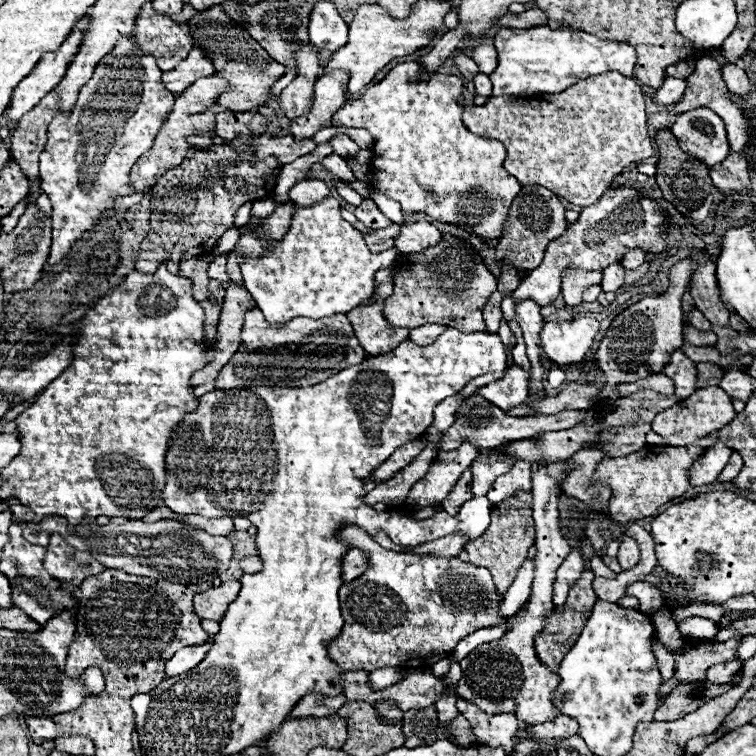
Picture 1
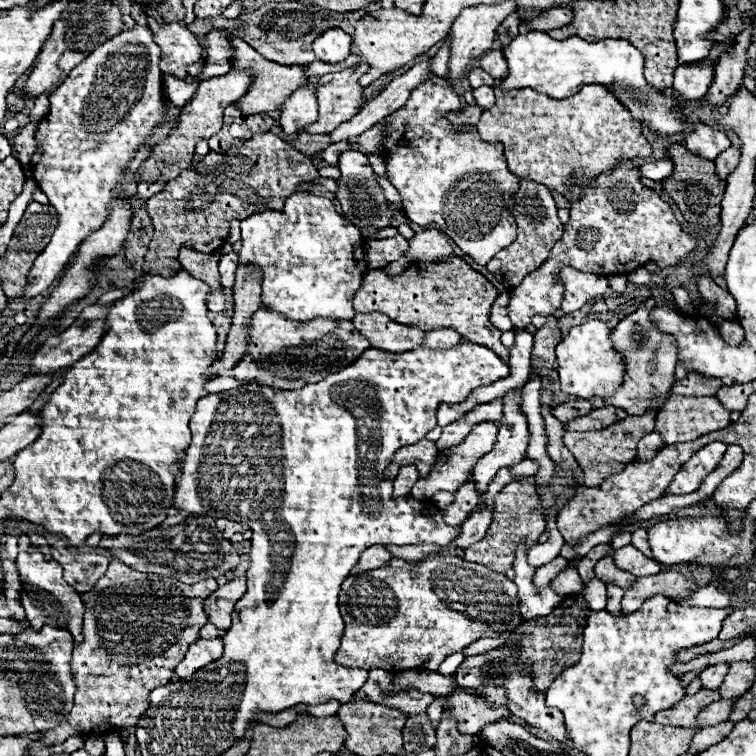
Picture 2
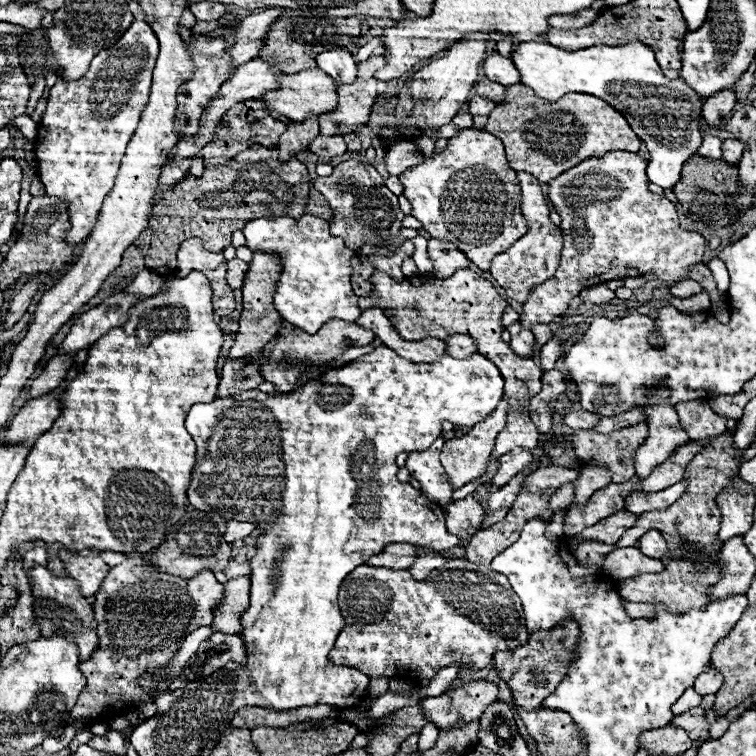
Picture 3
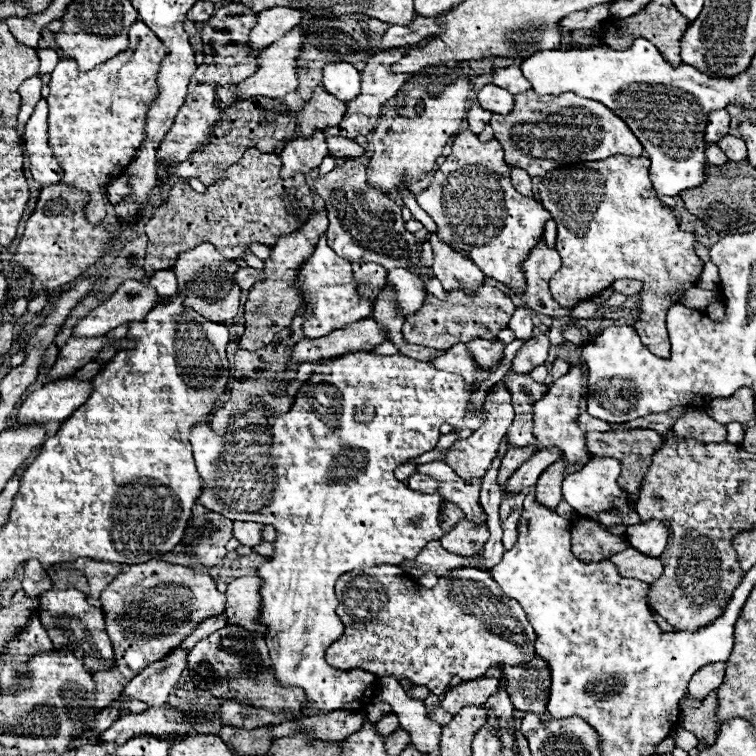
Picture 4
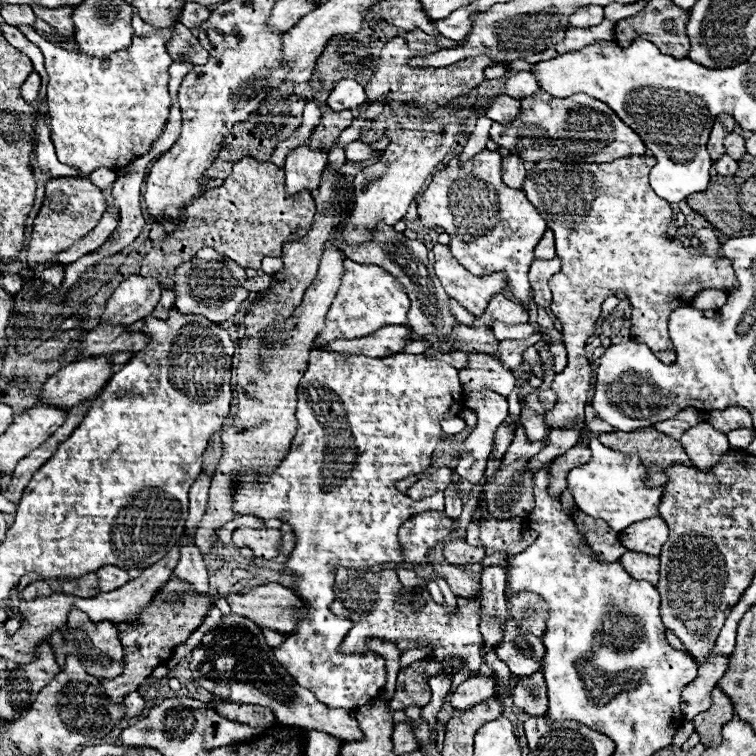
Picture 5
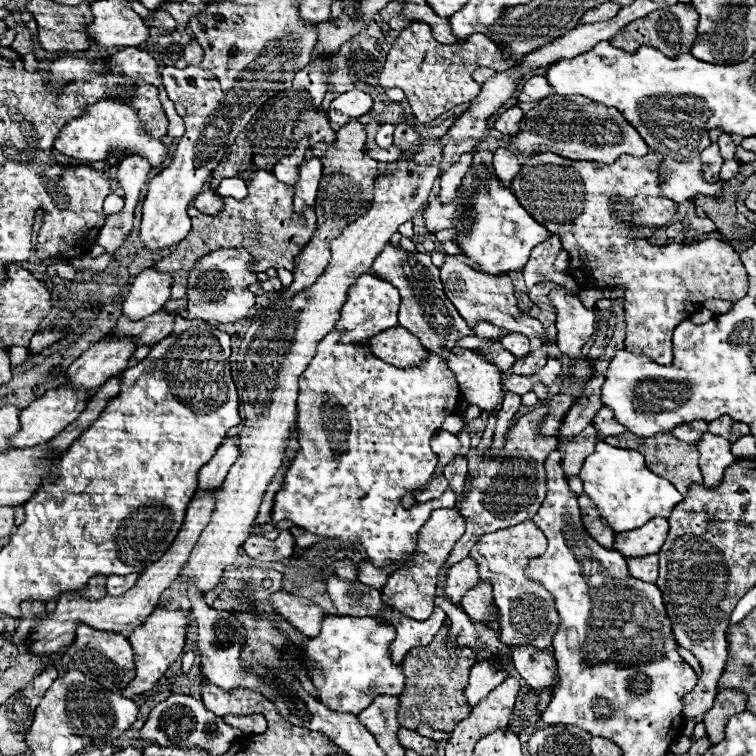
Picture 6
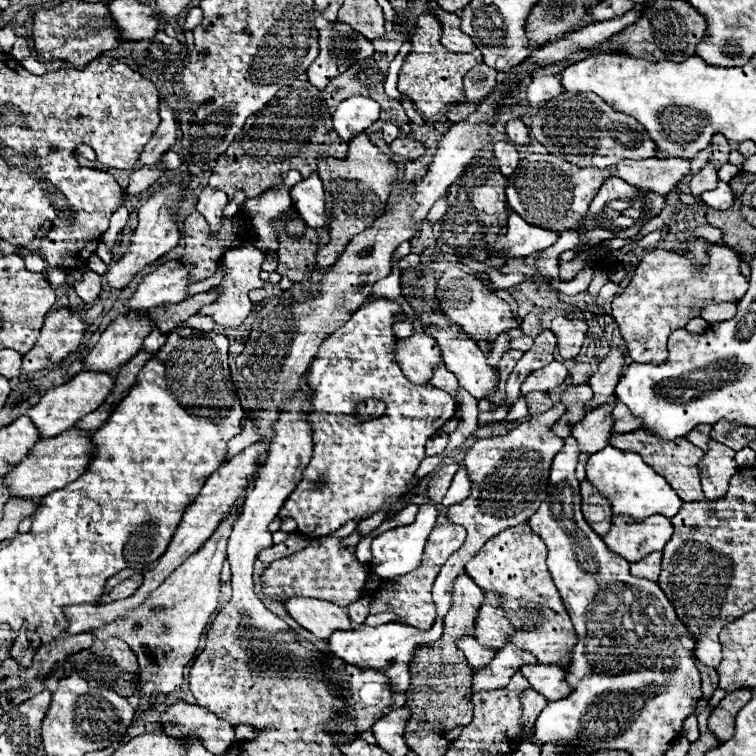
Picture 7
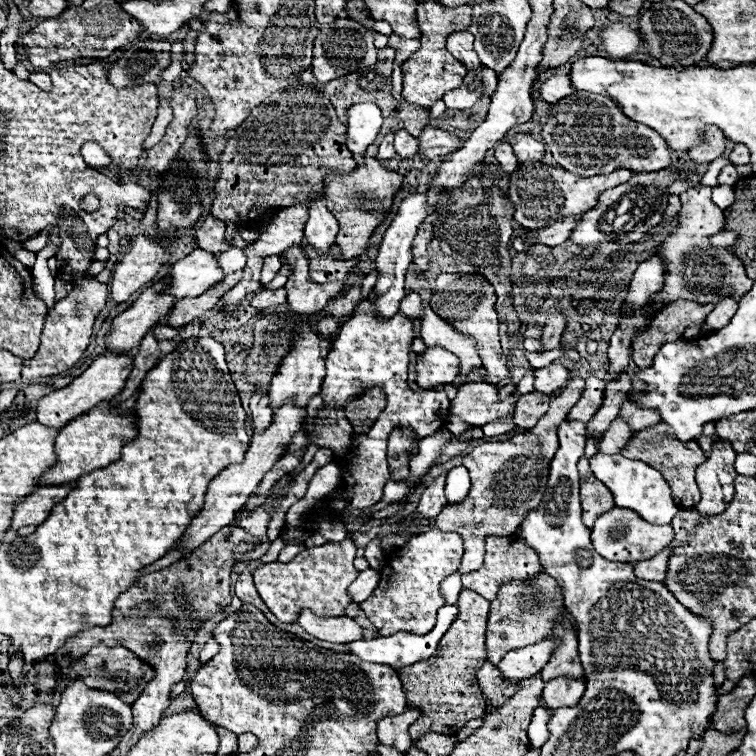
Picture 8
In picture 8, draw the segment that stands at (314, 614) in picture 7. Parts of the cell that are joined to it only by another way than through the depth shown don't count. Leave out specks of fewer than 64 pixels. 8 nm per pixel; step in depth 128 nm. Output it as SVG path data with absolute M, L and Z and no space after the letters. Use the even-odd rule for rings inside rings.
M302 610L298 616L298 624L314 638L332 642L332 644L348 644L350 640L362 640L362 628L348 616L334 618L318 618L310 610Z

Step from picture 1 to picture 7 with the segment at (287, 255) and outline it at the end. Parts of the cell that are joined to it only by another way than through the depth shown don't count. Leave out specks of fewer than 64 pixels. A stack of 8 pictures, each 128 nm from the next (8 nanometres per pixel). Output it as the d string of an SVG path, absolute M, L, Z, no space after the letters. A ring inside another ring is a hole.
M368 298L368 304L362 304L360 310L352 314L352 318L338 328L324 344L320 346L310 372L308 372L308 382L310 382L310 400L314 410L308 416L308 422L314 430L314 452L312 460L306 466L302 480L298 488L290 494L290 498L284 502L278 518L292 518L298 522L298 530L306 536L328 536L330 532L340 530L348 520L356 520L366 514L374 514L382 510L388 504L388 514L394 516L398 514L404 504L400 492L412 482L420 462L424 460L424 444L430 436L434 436L446 420L454 416L456 402L448 392L442 390L432 390L430 386L416 386L412 384L402 372L394 356L396 348L396 334L394 334L394 324L402 322L396 318L400 314L402 306L392 300L374 300ZM366 398L376 398L382 400L388 408L380 418L358 422L352 416L354 404L366 400ZM460 465L452 479L452 484L450 484L450 488L448 488L448 494L444 497L442 504L445 506L451 506L459 503L468 496L468 492L470 492L468 472L464 466ZM322 474L326 474L326 482L322 490L314 490L314 480L318 480ZM424 504L424 506L420 506L420 512L418 512L414 524L398 526L398 528L392 528L392 530L376 536L372 540L372 564L370 564L372 572L378 574L380 578L392 578L392 576L406 574L408 570L414 570L416 564L420 562L420 554L424 550L428 532L434 528L436 518L438 518L436 506L434 504ZM436 620L436 624L422 632L418 628L412 626L404 626L398 622L388 622L382 626L366 626L362 624L356 630L348 630L348 632L334 632L332 638L328 640L330 652L338 658L342 658L348 664L356 664L360 668L374 668L382 674L386 674L392 680L392 688L394 692L406 692L406 688L410 686L410 674L408 674L408 664L414 656L414 652L420 646L434 646L438 642L438 638L442 636L442 626L444 620Z

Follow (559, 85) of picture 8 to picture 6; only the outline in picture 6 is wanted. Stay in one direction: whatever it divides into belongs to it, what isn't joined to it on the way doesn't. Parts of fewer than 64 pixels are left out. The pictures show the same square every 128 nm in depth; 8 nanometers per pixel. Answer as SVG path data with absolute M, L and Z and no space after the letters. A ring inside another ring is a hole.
M532 76L520 86L518 100L520 102L538 102L550 94L552 94L552 86L548 84L546 76Z

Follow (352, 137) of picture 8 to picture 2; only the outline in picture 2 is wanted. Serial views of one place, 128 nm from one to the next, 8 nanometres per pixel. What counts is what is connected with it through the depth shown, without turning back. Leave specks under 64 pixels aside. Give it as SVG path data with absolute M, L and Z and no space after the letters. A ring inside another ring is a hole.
M334 28L320 34L314 40L312 50L318 60L328 64L340 64L350 56L350 44L352 44L352 38L346 32Z

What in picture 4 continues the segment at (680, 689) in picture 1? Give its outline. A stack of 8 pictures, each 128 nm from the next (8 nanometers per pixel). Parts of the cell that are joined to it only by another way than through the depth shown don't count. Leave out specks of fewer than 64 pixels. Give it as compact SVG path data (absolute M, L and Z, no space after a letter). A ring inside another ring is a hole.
M710 692L700 708L688 708L680 714L680 726L688 732L692 732L698 740L704 740L708 746L712 746L718 738L718 692Z

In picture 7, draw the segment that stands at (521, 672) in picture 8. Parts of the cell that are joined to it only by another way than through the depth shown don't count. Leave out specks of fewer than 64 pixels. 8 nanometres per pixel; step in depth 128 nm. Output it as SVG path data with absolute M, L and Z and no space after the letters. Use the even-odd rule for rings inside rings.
M506 644L500 652L496 652L494 660L478 670L472 680L472 690L482 692L482 690L496 690L504 688L508 680L524 666L524 664L536 664L536 656L532 652L526 652L522 648L516 648L514 644Z

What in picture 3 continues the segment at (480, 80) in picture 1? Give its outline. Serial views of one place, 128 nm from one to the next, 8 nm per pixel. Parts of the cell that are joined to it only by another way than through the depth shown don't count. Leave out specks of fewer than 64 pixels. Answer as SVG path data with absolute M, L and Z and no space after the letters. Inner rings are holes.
M474 96L470 102L468 102L468 110L472 116L486 116L488 112L492 112L492 108L496 106L494 102L490 102L488 98L482 98L482 96Z

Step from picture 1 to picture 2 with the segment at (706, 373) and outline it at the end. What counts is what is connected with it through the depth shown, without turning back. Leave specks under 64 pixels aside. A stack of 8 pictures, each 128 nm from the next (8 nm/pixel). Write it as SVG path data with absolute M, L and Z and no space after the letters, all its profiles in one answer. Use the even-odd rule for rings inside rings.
M688 374L688 378L680 380L674 384L672 394L686 394L686 396L714 396L718 392L718 388L722 386L720 380L712 380L712 378L698 378L696 374ZM628 416L626 420L620 420L604 430L590 430L590 432L566 432L564 444L566 448L576 456L580 468L586 476L586 486L600 486L610 474L622 472L624 466L628 466L636 458L636 444L654 430L654 416Z

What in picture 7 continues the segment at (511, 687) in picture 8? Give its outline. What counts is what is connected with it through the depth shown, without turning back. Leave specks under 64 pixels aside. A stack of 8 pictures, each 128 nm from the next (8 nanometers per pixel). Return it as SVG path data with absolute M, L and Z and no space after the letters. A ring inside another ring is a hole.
M462 638L462 640L458 640L458 646L460 646L460 650L464 652L464 656L466 656L466 660L468 660L468 664L472 666L472 670L476 672L476 670L480 670L480 668L484 668L484 666L488 666L490 662L492 662L492 656L494 656L494 652L492 650L488 650L488 648L484 648L484 646L480 646L476 640L472 640L472 638Z

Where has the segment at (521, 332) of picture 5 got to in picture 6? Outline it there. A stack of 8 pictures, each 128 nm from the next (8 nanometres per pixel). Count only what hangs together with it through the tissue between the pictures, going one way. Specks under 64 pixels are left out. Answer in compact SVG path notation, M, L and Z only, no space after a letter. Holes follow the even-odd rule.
M480 322L476 328L474 328L474 334L476 336L480 336L480 338L502 338L506 332L502 330L502 328L498 328L498 326L492 326L492 324L488 324L488 322Z

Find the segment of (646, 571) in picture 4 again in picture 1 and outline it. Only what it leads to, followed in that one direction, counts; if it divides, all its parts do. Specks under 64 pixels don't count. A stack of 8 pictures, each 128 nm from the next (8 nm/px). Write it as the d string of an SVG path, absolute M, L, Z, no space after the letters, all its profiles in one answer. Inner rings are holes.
M622 536L622 544L620 544L620 550L618 550L618 562L624 570L630 570L638 564L640 560L640 552L638 552L638 544L628 538L628 536Z

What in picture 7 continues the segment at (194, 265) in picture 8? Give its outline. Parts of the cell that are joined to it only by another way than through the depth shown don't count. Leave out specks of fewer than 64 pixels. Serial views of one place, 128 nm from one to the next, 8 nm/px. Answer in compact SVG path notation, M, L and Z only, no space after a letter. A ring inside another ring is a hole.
M172 260L152 274L148 274L136 288L134 298L130 300L130 308L150 310L164 304L178 304L188 300L188 286L190 280L190 266Z

